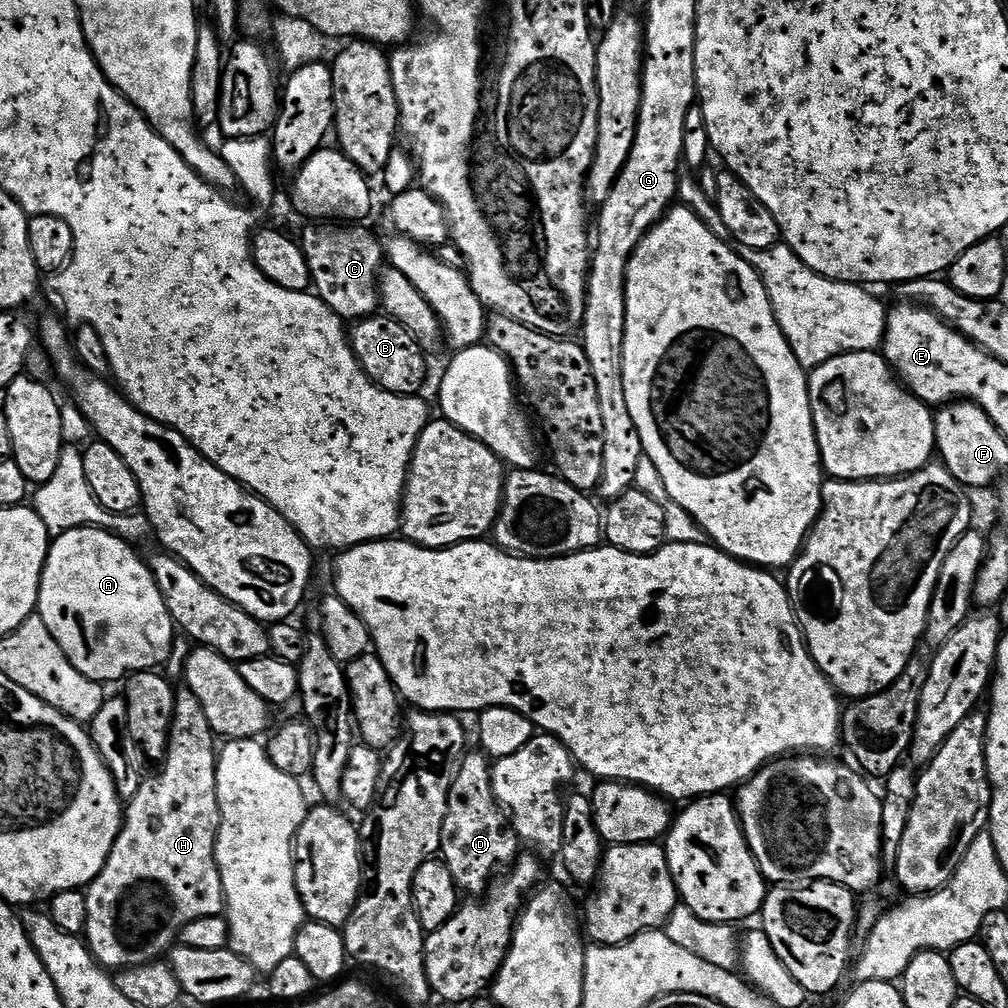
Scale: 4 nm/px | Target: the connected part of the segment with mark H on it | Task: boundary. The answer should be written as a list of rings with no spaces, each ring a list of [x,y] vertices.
[[[186,686],[176,692],[174,714],[172,715],[172,729],[168,735],[168,752],[157,776],[149,775],[138,786],[138,794],[127,801],[124,810],[124,825],[120,827],[118,838],[106,858],[106,866],[102,866],[102,874],[94,878],[94,882],[86,889],[86,914],[89,918],[100,916],[100,924],[108,928],[108,944],[112,948],[164,948],[168,950],[177,943],[178,933],[194,918],[210,918],[221,915],[225,911],[224,887],[220,871],[216,865],[216,835],[220,829],[220,807],[218,806],[218,790],[216,789],[216,758],[218,755],[218,740],[214,735],[210,722],[206,718],[206,710],[202,710],[202,702],[198,702],[196,695]]]

